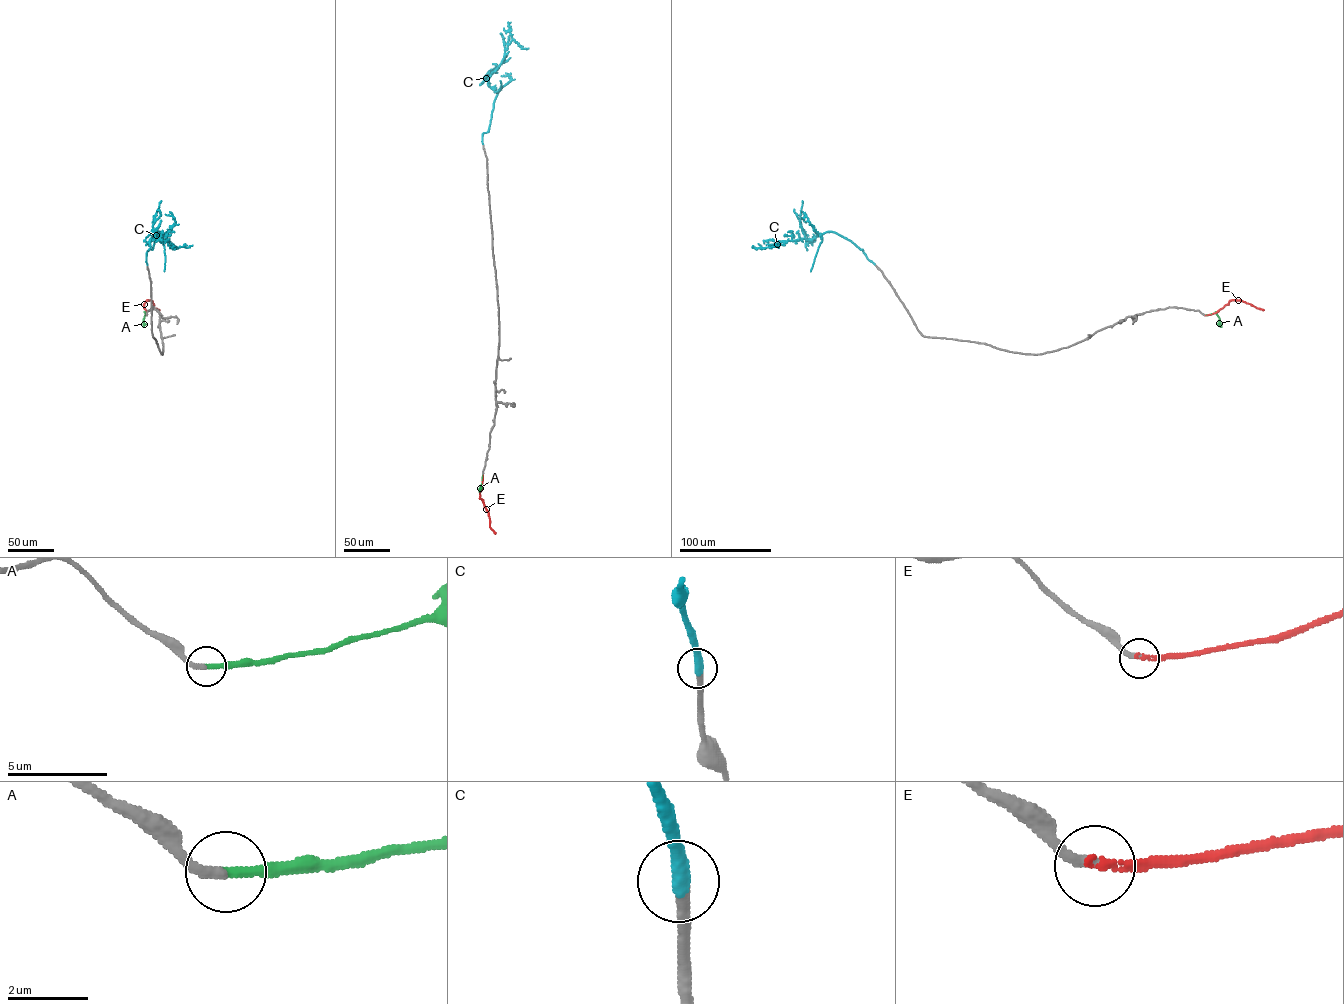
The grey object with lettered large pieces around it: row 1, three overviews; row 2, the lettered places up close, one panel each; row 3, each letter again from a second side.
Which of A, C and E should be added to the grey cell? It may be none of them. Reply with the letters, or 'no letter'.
C, E

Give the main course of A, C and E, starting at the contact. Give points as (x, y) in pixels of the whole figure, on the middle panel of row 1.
A: (483, 474), (479, 491)
C: (483, 145), (482, 134), (489, 129), (497, 93), (489, 86), (488, 78), (513, 39), (522, 48), (528, 48)
E: (483, 474), (479, 498), (495, 534)

